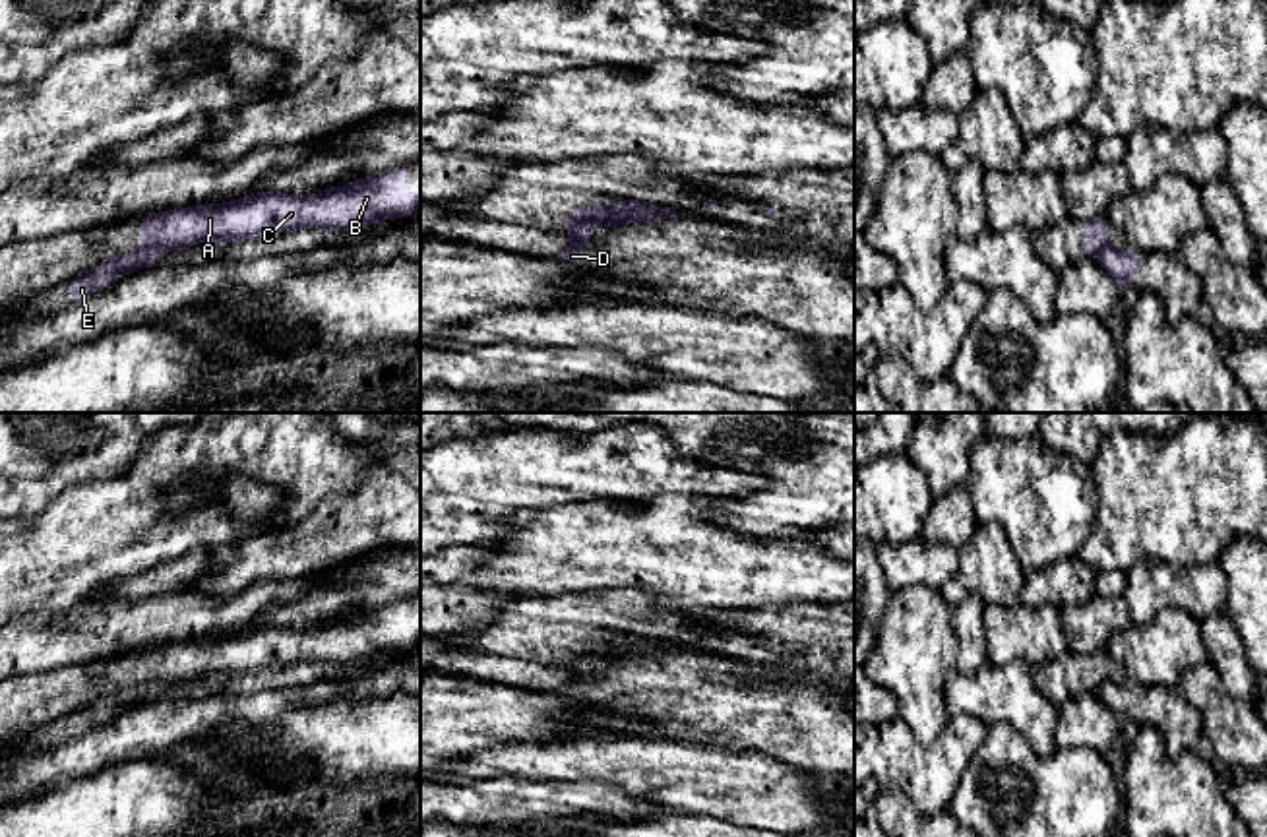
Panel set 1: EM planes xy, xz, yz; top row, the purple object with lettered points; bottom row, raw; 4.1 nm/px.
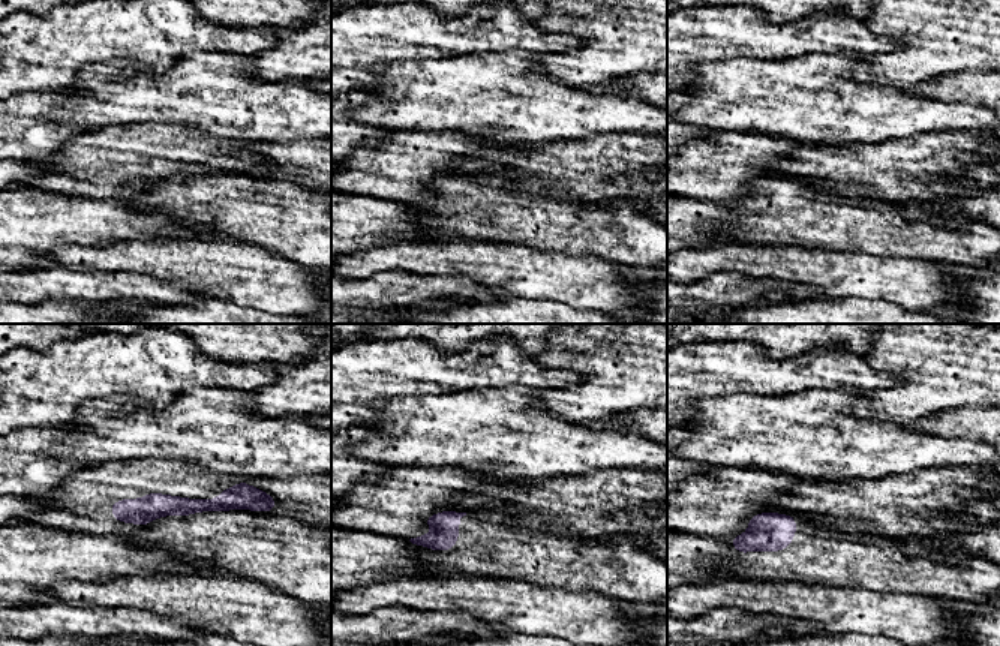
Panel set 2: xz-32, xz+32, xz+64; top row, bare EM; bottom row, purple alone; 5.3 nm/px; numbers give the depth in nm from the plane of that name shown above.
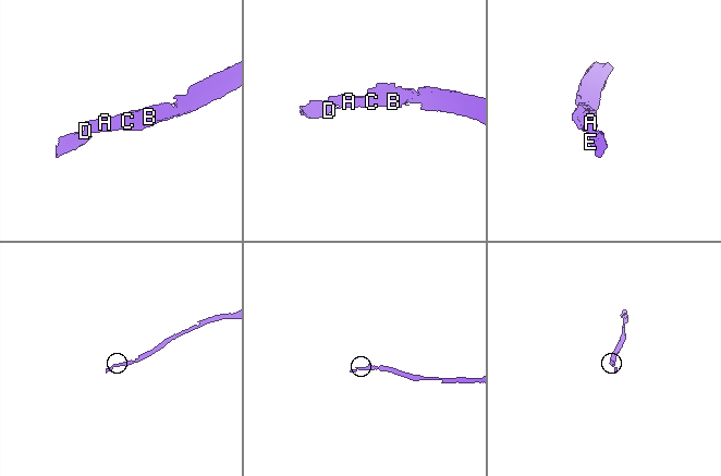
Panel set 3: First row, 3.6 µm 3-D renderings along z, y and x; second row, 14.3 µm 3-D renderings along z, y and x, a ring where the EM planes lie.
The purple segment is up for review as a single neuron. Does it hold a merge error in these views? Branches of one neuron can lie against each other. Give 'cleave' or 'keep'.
cleave

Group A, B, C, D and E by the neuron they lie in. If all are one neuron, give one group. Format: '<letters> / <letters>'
A B C / D E

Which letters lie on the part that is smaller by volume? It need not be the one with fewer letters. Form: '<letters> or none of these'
D, E

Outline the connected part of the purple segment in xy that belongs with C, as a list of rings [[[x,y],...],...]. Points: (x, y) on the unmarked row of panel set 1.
[[[413,597],[310,630],[258,626],[225,637],[143,649],[138,655],[139,682],[178,688],[203,676],[225,678],[298,663],[339,666],[380,653],[420,649],[420,630],[401,626],[411,601]]]

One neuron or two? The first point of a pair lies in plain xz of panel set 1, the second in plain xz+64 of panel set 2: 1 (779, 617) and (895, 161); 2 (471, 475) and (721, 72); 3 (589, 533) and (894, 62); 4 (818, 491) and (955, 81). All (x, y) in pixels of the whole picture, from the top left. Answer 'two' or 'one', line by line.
1: one
2: two
3: two
4: two

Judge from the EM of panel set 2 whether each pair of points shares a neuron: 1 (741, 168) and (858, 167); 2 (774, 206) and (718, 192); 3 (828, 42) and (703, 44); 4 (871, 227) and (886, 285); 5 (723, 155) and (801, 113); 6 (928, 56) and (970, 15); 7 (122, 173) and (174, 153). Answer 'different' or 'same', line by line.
1: different
2: different
3: same
4: different
5: different
6: same
7: same

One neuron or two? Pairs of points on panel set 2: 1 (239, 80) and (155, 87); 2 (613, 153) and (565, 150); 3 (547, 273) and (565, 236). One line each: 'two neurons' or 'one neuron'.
1: one neuron
2: one neuron
3: two neurons

